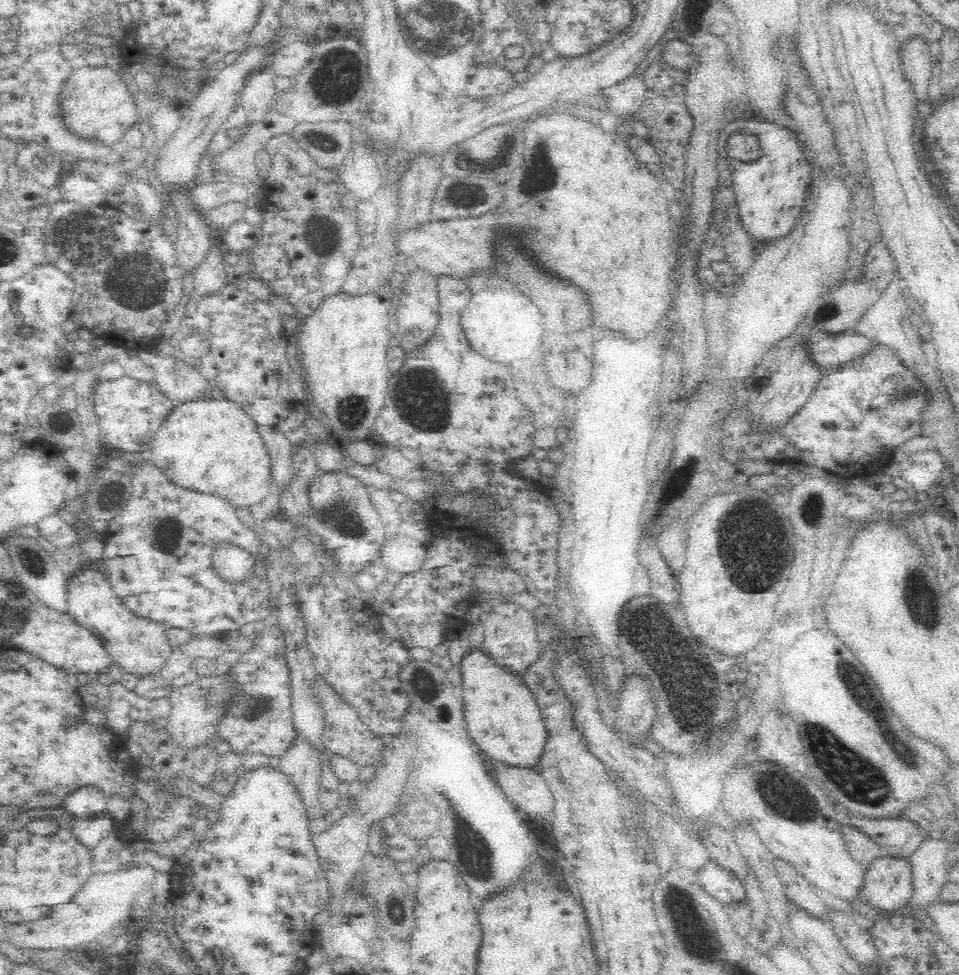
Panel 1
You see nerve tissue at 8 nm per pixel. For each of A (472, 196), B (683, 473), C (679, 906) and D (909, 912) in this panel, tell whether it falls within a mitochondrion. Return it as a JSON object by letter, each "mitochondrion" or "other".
{"A":"mitochondrion","B":"mitochondrion","C":"mitochondrion","D":"other"}

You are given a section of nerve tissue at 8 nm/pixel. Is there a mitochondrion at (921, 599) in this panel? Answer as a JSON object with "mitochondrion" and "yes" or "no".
{"mitochondrion":"yes"}

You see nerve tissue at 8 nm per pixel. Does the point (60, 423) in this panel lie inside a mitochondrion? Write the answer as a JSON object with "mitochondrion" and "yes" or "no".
{"mitochondrion":"yes"}

